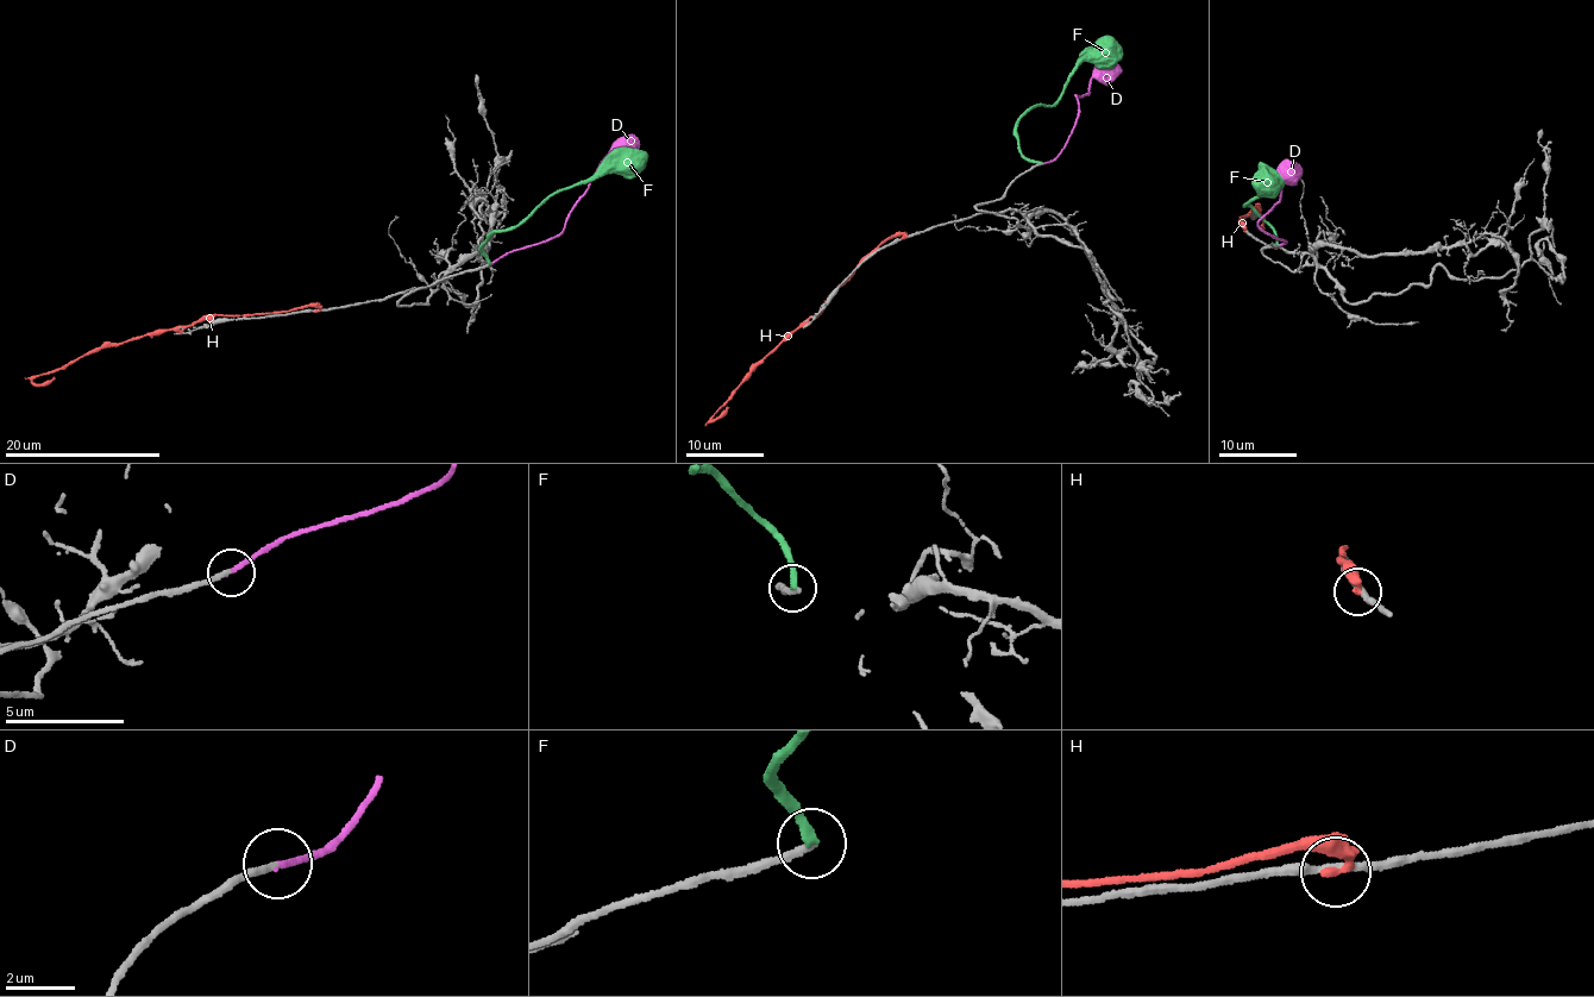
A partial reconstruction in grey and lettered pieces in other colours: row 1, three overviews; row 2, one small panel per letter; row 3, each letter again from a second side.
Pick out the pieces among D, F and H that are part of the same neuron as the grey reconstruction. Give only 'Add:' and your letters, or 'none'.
Add: D

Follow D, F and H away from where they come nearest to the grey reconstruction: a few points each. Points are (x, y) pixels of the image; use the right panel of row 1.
D: (1278, 246), (1287, 243), (1276, 240), (1259, 225), (1259, 219), (1280, 198), (1284, 173), (1287, 176), (1293, 170)
F: (1278, 244), (1274, 231), (1244, 204), (1268, 192), (1256, 180), (1274, 182)
H: (1246, 232), (1238, 219), (1253, 208), (1257, 211), (1253, 209), (1255, 206), (1265, 223), (1262, 227)

